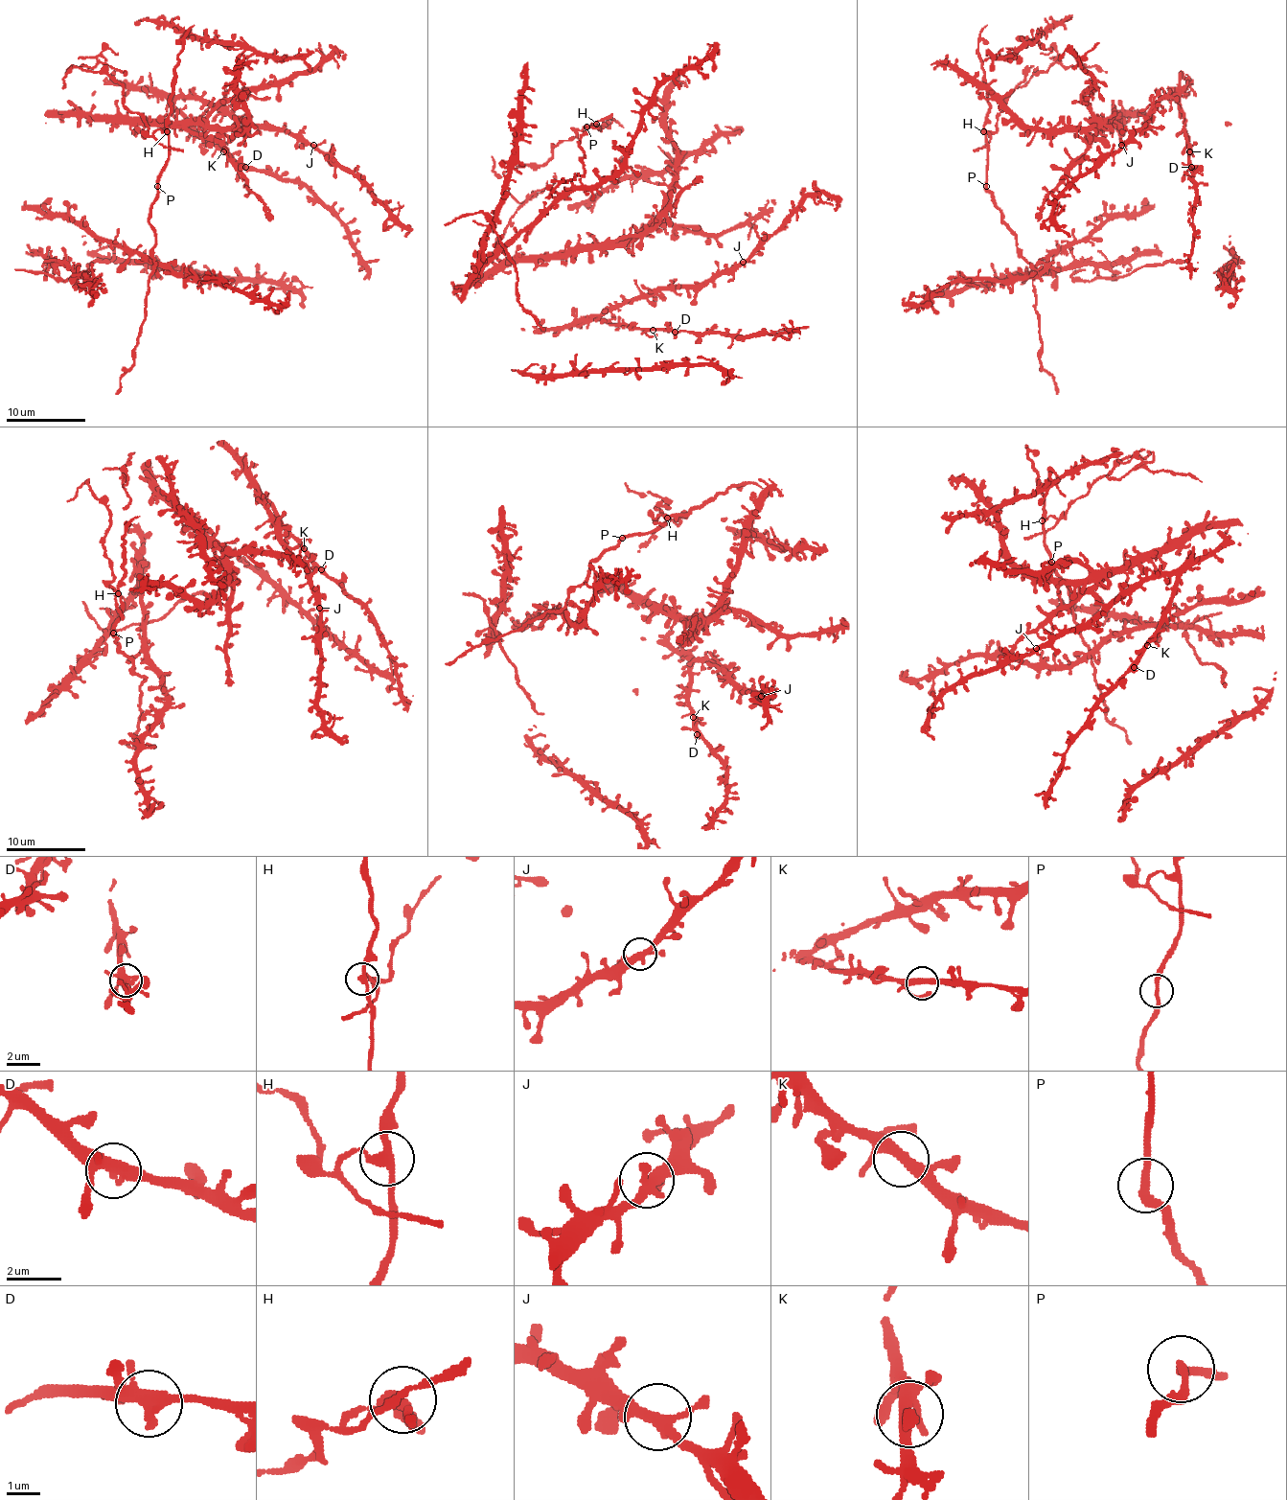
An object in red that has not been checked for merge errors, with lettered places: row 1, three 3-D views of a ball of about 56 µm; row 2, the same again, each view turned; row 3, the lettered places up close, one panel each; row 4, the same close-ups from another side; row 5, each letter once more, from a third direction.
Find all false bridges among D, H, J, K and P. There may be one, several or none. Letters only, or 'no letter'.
H

